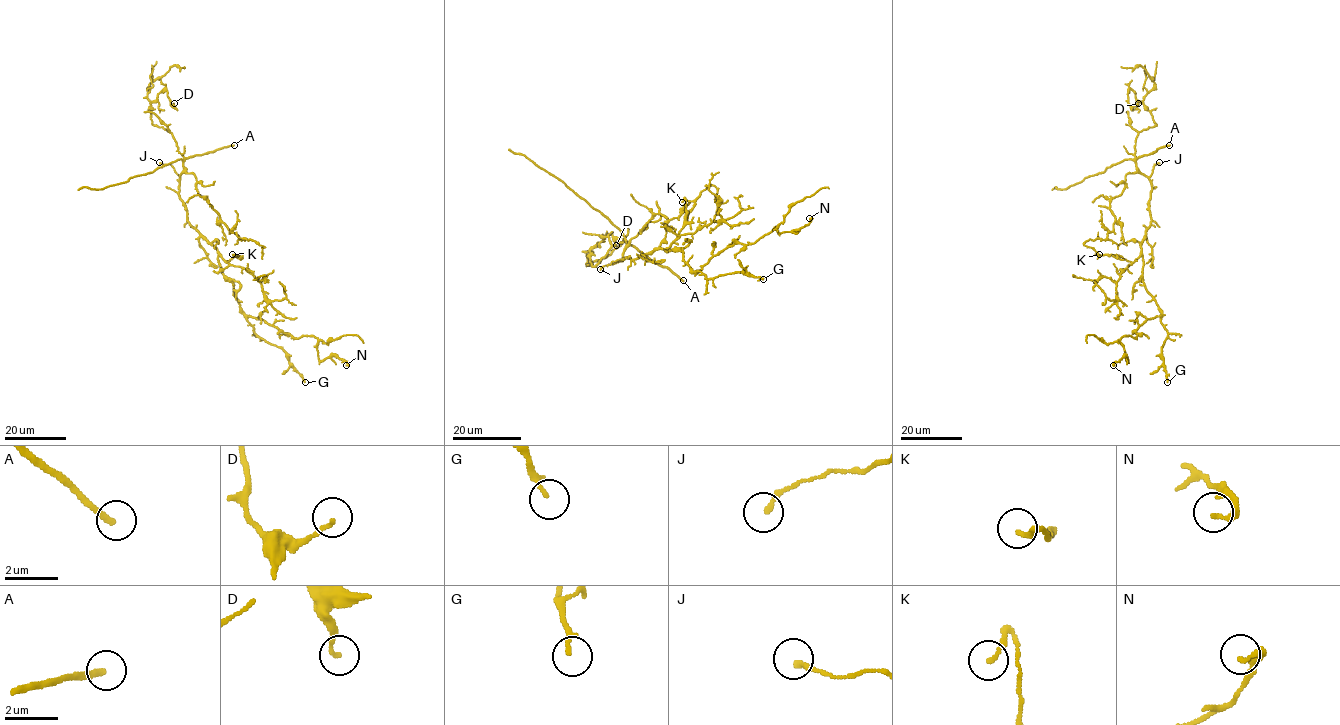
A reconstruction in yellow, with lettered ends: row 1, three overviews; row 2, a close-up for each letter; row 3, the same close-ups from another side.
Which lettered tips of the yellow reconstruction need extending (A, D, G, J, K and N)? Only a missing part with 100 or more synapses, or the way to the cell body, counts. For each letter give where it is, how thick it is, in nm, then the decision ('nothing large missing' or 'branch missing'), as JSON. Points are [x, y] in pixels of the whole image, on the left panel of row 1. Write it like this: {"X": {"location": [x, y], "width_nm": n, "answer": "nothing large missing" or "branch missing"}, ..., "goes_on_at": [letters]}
{"A": {"location": [234, 145], "width_nm": 240, "answer": "branch missing"}, "D": {"location": [174, 103], "width_nm": 130, "answer": "nothing large missing"}, "G": {"location": [305, 382], "width_nm": 150, "answer": "nothing large missing"}, "J": {"location": [159, 162], "width_nm": 200, "answer": "nothing large missing"}, "K": {"location": [232, 254], "width_nm": 180, "answer": "nothing large missing"}, "N": {"location": [346, 365], "width_nm": 170, "answer": "nothing large missing"}, "goes_on_at": ["A"]}

